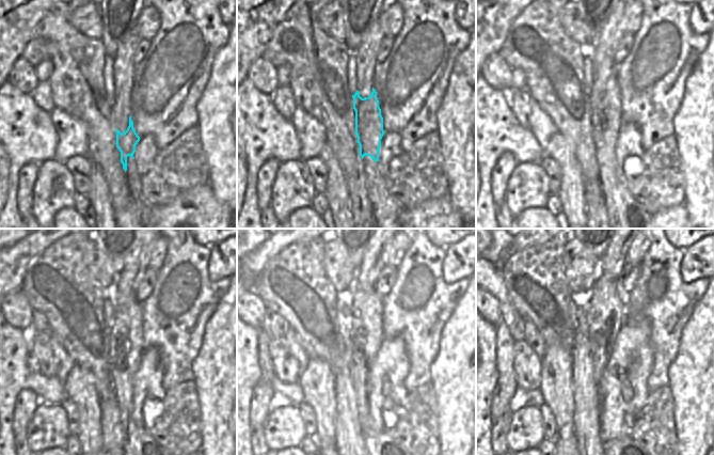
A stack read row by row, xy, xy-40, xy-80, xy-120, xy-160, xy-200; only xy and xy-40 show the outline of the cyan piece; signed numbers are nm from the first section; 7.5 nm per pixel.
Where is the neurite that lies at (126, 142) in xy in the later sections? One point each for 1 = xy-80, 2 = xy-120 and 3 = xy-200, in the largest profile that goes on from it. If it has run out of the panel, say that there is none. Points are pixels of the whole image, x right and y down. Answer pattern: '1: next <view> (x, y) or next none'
1: next xy-80 (604, 94)
2: next xy-120 (126, 349)
3: next xy-200 (606, 312)

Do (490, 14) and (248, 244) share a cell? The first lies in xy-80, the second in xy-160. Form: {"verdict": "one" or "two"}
{"verdict": "two"}

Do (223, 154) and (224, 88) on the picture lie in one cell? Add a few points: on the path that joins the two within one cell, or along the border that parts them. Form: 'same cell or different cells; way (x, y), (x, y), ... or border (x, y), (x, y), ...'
same cell; way (224, 138), (224, 104)

